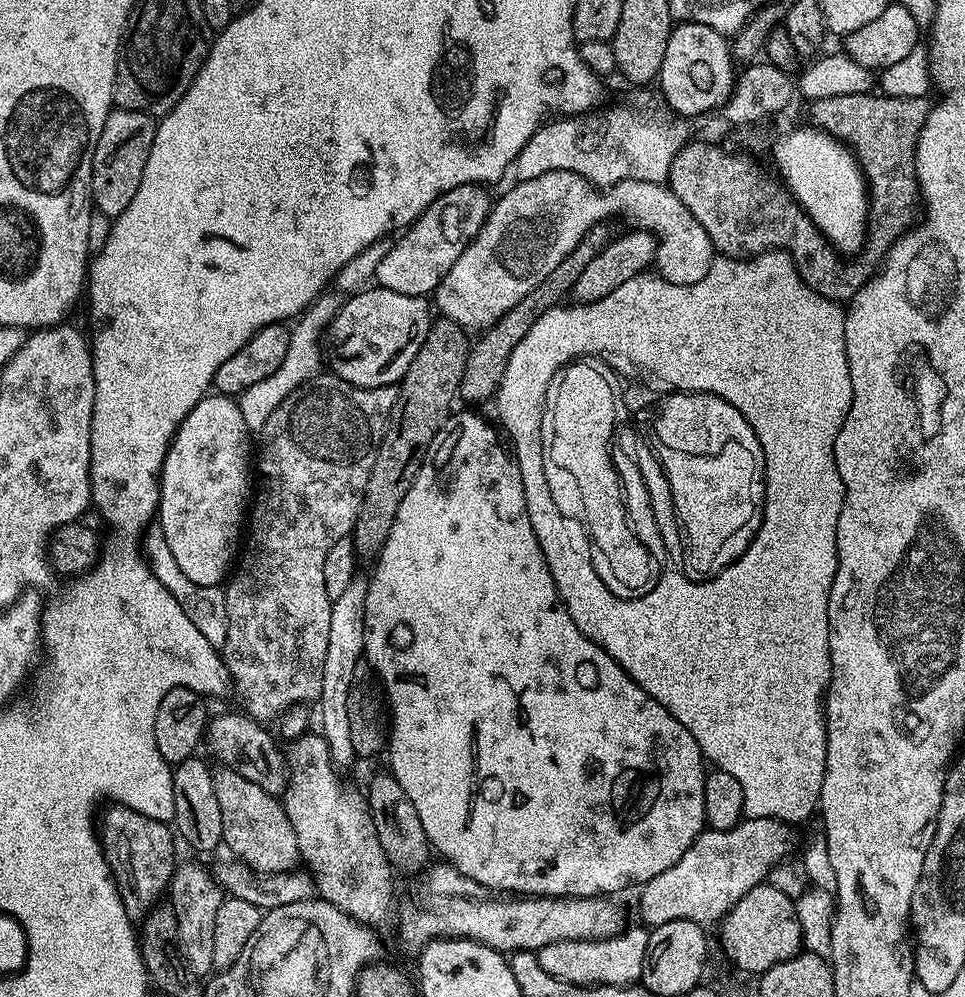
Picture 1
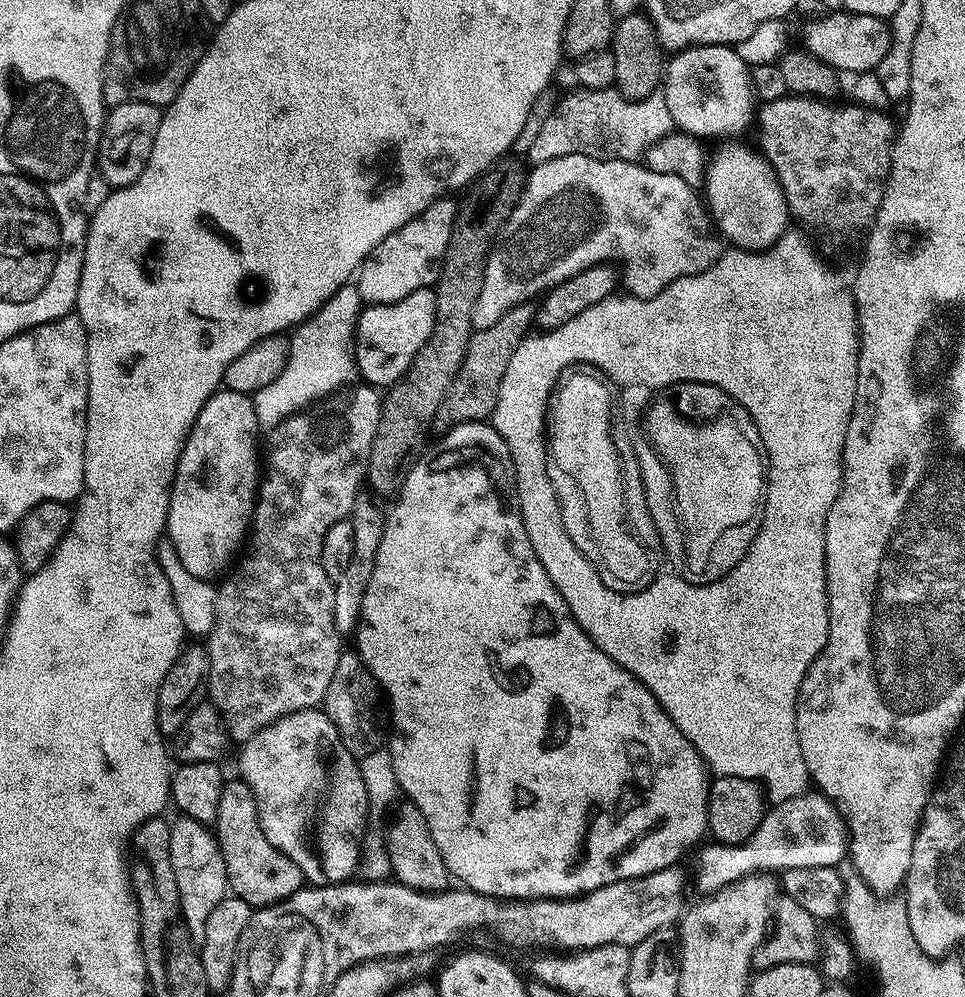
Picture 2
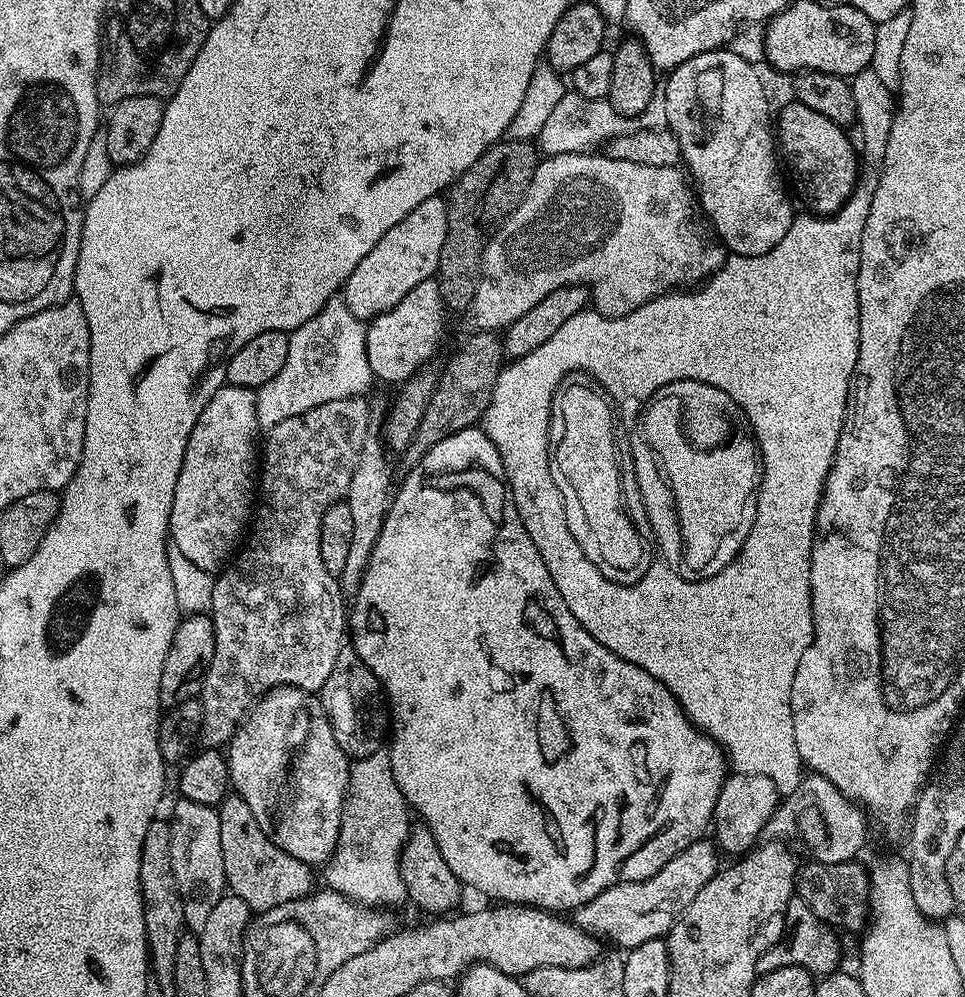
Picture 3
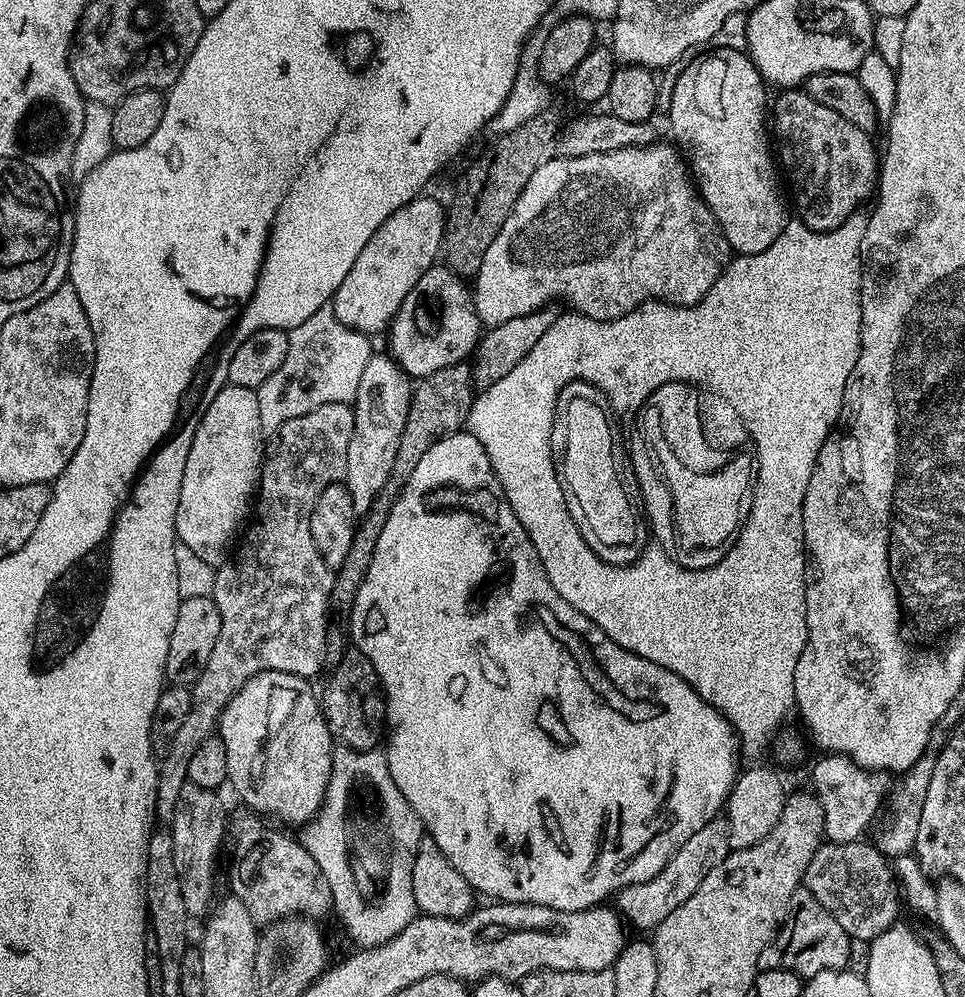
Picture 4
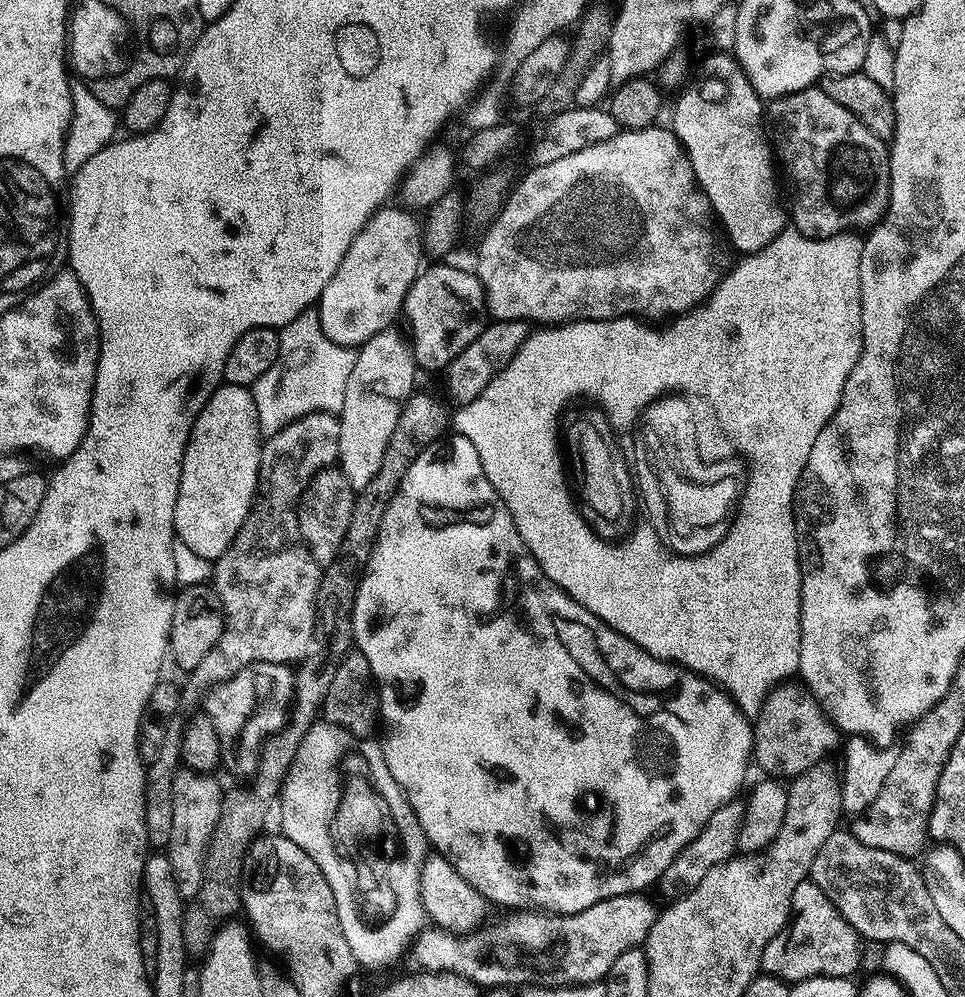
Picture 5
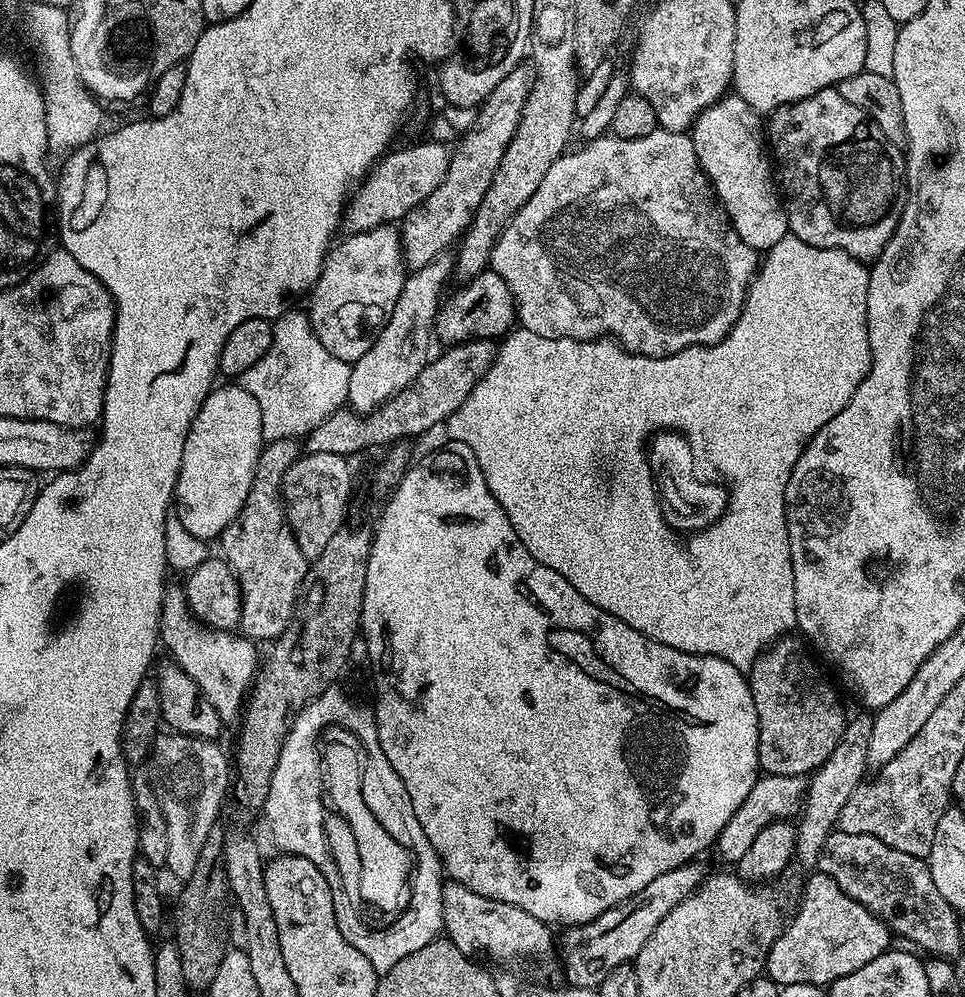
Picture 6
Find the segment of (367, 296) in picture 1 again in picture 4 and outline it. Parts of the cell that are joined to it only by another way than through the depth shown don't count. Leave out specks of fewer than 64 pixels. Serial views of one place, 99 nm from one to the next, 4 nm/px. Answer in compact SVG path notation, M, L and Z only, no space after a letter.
M447 266L427 268L418 278L414 290L406 294L406 302L390 325L390 355L409 377L423 378L446 366L467 361L480 343L482 325L476 313L476 302L463 279Z

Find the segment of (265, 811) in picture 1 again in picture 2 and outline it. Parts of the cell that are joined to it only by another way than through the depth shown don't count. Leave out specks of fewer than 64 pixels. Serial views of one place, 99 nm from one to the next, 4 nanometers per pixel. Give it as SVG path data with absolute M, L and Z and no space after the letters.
M239 778L229 779L222 790L222 798L218 798L214 835L226 862L229 889L251 904L253 909L275 904L305 887L302 870L298 870L298 866L294 866L294 862L279 852L270 838L266 838L256 809L256 797L250 786Z

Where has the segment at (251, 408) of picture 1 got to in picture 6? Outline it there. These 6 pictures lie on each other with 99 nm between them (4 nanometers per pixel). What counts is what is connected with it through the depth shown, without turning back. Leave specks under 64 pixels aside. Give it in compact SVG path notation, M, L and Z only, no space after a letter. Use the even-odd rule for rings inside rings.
M289 310L282 313L272 325L272 341L270 350L250 370L246 370L242 377L242 386L254 394L258 402L258 410L262 410L262 426L264 439L291 440L301 428L304 434L314 431L330 414L348 404L348 391L350 390L350 374L352 364L342 358L334 358L312 329L312 321L307 311ZM272 407L284 412L289 408L296 412L304 408L304 421L292 416L288 420L288 428L272 428Z

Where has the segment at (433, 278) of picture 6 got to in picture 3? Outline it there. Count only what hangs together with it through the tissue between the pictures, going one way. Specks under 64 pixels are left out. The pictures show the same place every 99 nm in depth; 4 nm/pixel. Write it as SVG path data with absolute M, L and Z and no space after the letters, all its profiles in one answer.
M375 438L365 440L364 449L356 459L354 478L350 478L346 497L346 503L350 506L350 514L354 521L354 538L350 542L350 554L346 557L346 566L342 566L342 574L338 577L338 583L340 591L348 598L355 597L360 588L364 571L370 562L370 554L374 550L374 542L378 542L378 534L382 534L384 515L388 512L390 503L388 479L391 478L392 472L388 469L387 458L384 457L385 449L382 447L381 441L376 440Z

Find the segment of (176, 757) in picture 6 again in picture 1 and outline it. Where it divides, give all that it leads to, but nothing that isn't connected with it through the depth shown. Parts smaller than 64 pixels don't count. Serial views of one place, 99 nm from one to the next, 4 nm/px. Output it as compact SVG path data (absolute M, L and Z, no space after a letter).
M177 863L170 885L170 903L174 906L174 914L178 914L176 947L180 949L180 956L186 967L201 978L207 977L213 971L214 917L225 898L225 890L209 869L207 872L200 864Z

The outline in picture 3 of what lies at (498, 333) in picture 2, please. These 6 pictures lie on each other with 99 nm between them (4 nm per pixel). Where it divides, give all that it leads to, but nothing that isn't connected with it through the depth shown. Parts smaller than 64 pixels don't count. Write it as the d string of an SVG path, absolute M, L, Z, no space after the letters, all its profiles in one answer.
M476 330L473 336L456 352L456 357L439 373L436 389L430 398L430 406L426 406L426 414L422 414L422 422L418 422L418 430L410 442L408 449L399 457L401 473L406 474L425 454L442 438L450 434L458 434L462 430L479 425L488 403L500 370L504 364L504 345L501 337L492 330Z

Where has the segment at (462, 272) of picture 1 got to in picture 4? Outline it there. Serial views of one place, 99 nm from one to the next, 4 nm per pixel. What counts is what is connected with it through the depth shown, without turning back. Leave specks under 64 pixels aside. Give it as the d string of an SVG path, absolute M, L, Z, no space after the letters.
M653 142L634 148L623 148L606 154L553 158L547 160L542 166L538 166L538 170L534 170L518 202L514 202L506 222L502 222L494 242L490 242L482 258L482 266L476 271L474 299L481 325L496 328L502 322L510 322L510 318L518 318L522 314L538 312L541 308L555 305L555 300L565 300L571 311L579 312L581 316L589 316L595 320L617 320L619 316L625 316L626 313L634 311L645 302L663 302L677 306L700 303L700 299L712 289L714 282L730 263L728 239L724 236L724 231L720 229L720 223L714 218L708 204L694 187L690 179L689 165L682 159L681 153L671 143L668 143L669 145L660 143Z

